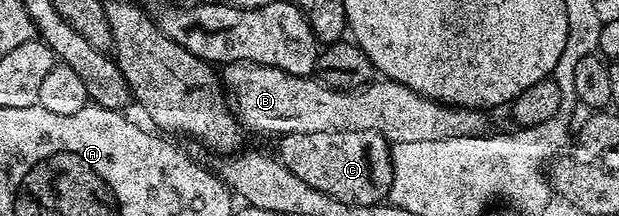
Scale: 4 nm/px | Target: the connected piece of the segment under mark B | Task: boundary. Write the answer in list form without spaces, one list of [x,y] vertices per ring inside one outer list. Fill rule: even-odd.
[[[229,61],[222,69],[222,84],[227,96],[230,98],[231,104],[234,106],[234,112],[241,126],[245,130],[254,129],[262,133],[283,135],[286,133],[313,133],[314,131],[378,131],[378,135],[385,137],[392,145],[397,145],[398,143],[422,143],[422,139],[483,137],[490,129],[490,126],[488,126],[489,114],[483,109],[467,109],[466,107],[458,107],[457,105],[443,105],[440,101],[432,101],[428,97],[418,95],[418,91],[410,91],[410,87],[402,87],[402,83],[394,83],[387,79],[374,79],[369,85],[363,85],[357,89],[332,89],[315,76],[299,77],[298,75],[290,75],[286,71],[278,71],[278,67],[274,67],[273,65],[255,65],[249,61]]]

